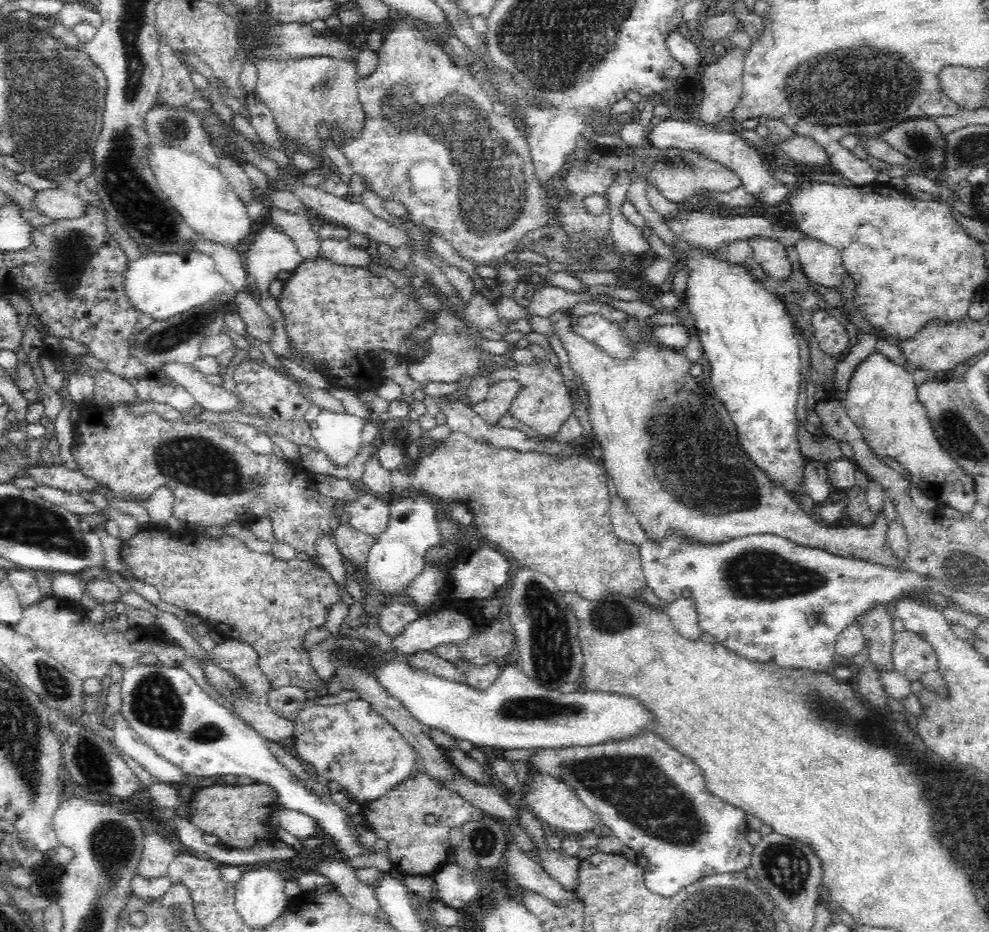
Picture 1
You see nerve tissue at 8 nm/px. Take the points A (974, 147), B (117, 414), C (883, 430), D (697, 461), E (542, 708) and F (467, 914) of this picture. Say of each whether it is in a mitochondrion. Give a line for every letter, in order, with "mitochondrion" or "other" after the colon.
A: mitochondrion
B: other
C: mitochondrion
D: mitochondrion
E: mitochondrion
F: other

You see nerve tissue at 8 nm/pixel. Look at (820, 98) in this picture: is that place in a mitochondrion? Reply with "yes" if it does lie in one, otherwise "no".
yes

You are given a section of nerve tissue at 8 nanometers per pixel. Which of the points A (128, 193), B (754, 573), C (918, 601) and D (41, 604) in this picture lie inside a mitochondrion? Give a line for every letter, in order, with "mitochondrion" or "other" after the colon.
A: mitochondrion
B: mitochondrion
C: other
D: other

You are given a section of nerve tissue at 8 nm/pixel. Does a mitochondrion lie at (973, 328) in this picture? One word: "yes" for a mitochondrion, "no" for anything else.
no

